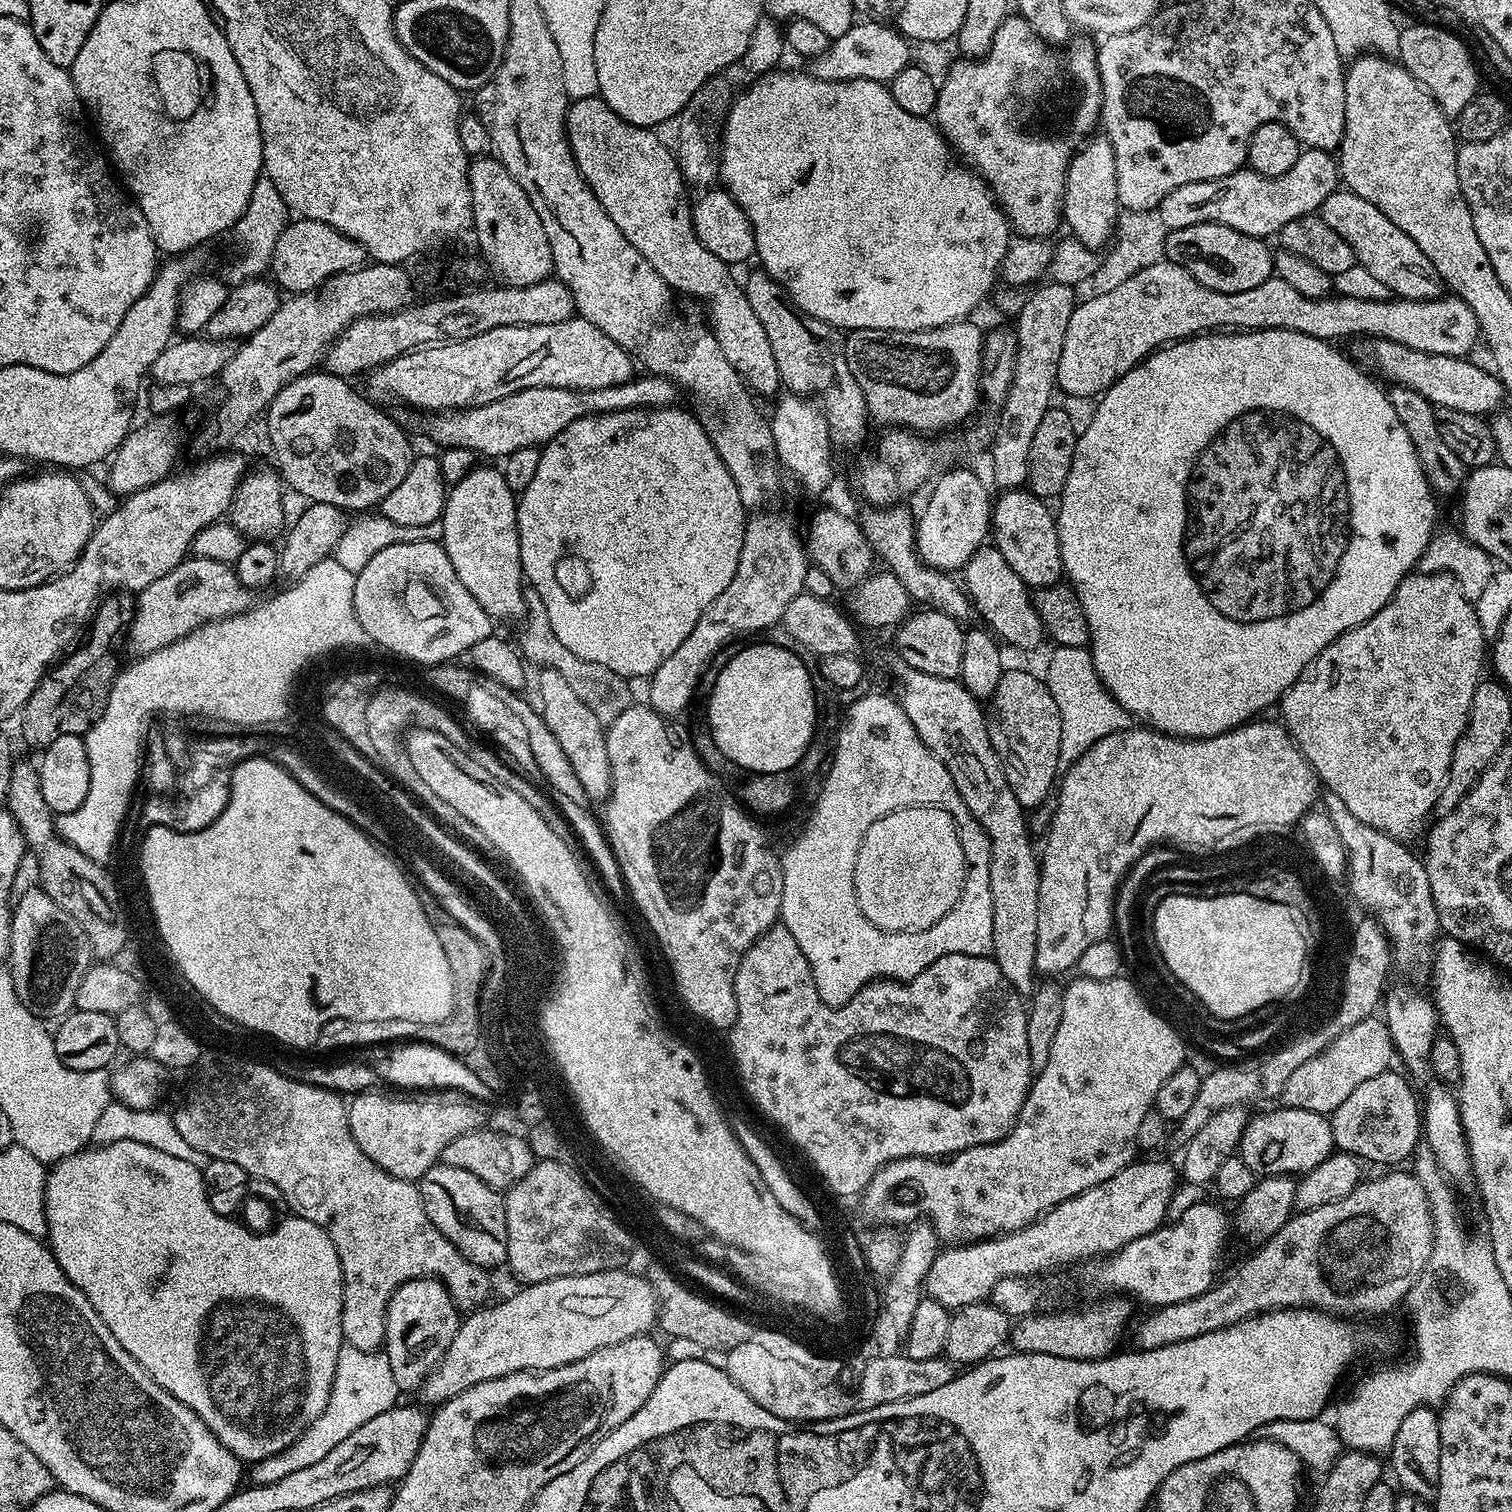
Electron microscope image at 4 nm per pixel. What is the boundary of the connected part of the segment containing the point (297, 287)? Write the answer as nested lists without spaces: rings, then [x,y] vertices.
[[[296,218],[286,224],[274,242],[270,276],[285,293],[315,292],[330,277],[351,272],[365,260],[364,248],[354,238],[334,230],[334,226],[326,226],[326,222]]]

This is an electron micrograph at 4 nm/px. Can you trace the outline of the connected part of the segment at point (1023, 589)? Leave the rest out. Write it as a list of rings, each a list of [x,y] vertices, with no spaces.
[[[980,546],[969,555],[967,564],[962,569],[962,584],[966,595],[972,601],[983,623],[1005,645],[1012,648],[1036,648],[1046,636],[1044,623],[1038,618],[1038,612],[1032,605],[1032,594],[1022,578],[1010,568],[1010,563],[995,546]]]

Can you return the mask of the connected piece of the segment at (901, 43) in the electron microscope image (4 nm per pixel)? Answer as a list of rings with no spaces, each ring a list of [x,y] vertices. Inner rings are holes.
[[[872,20],[853,23],[846,34],[829,43],[826,54],[814,62],[814,75],[820,80],[878,80],[891,82],[894,74],[909,67],[909,41],[895,27],[876,24]]]

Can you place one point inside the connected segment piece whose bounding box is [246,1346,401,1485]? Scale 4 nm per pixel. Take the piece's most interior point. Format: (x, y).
(363, 1387)

